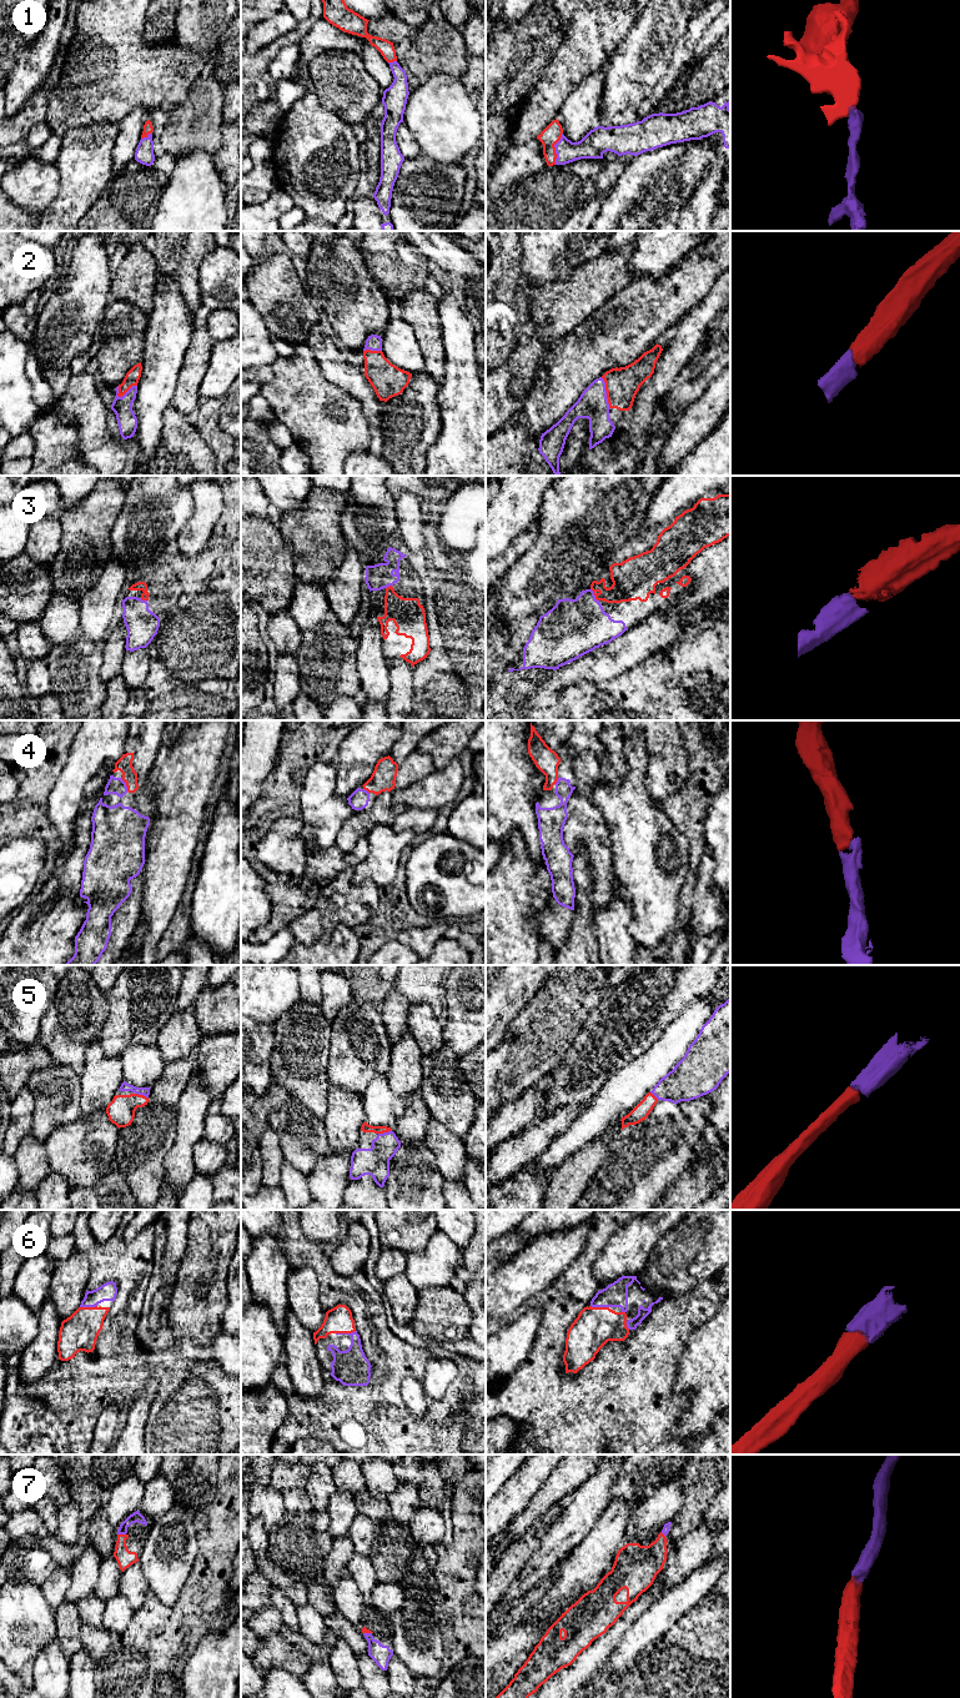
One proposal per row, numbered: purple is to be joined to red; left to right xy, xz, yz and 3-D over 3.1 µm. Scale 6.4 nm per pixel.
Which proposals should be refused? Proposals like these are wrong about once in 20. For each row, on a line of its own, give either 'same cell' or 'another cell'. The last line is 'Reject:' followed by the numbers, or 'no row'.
1: same cell
2: same cell
3: same cell
4: same cell
5: same cell
6: same cell
7: same cell
Reject: no row

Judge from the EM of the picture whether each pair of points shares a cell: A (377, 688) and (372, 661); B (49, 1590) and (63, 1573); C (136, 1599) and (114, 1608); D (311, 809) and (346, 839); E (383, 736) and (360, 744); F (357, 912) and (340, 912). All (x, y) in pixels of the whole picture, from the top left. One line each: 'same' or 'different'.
A: same
B: same
C: different
D: different
E: same
F: same

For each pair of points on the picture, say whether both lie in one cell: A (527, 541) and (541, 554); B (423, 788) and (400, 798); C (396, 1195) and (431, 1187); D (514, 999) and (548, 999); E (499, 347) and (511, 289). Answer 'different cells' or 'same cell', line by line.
A: different cells
B: same cell
C: same cell
D: different cells
E: same cell

